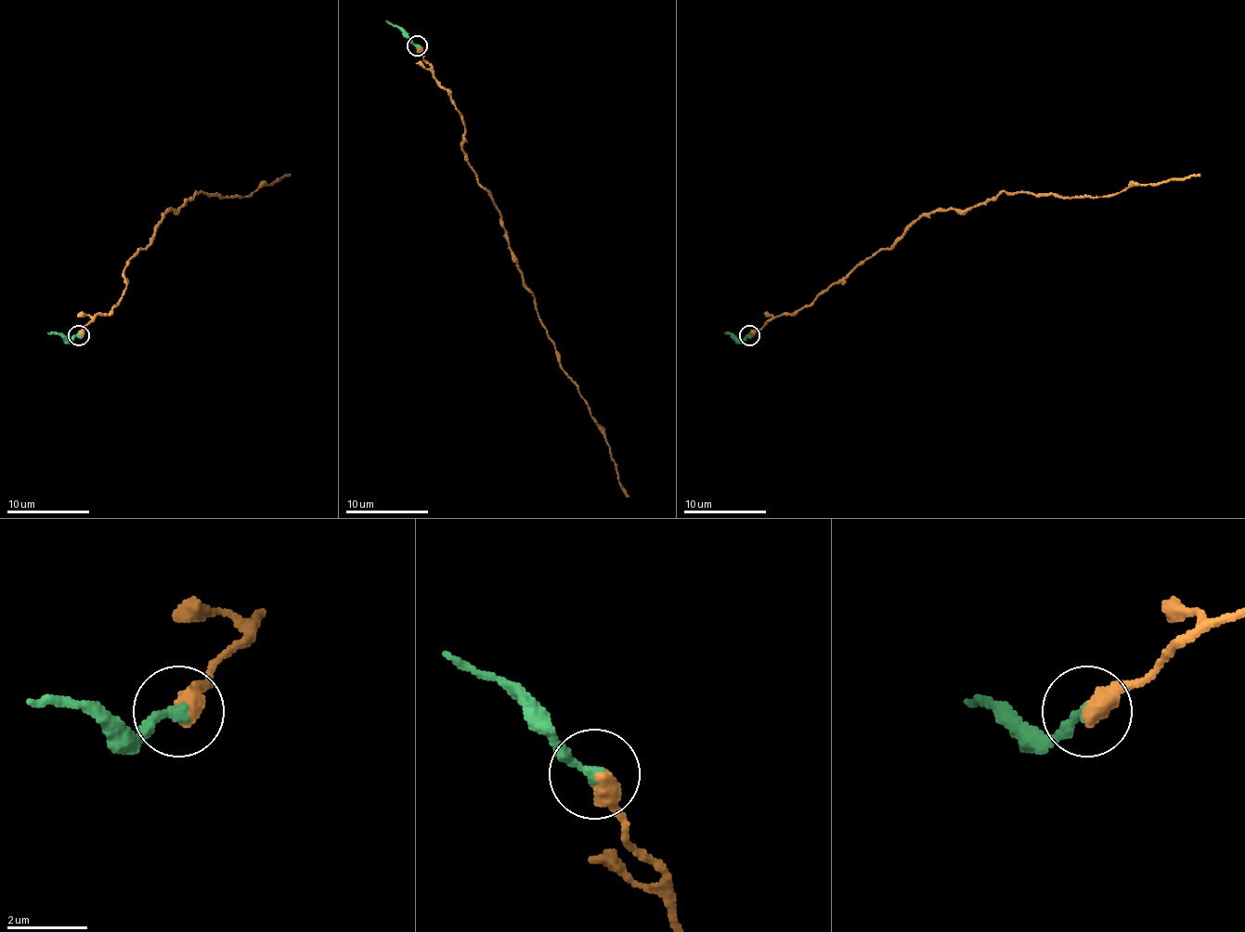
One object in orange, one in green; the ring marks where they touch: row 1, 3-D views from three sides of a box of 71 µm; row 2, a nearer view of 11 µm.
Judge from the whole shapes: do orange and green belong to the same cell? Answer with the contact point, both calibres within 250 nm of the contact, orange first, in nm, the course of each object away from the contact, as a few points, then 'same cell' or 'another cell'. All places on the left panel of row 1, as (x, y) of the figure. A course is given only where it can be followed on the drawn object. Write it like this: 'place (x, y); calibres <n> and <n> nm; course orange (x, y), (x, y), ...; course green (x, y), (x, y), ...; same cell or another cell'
place (79, 335); calibres 500 and 320 nm; course orange (79, 334), (116, 305), (126, 287), (126, 262), (149, 243), (170, 209), (197, 192), (246, 196), (290, 174); course green (79, 334), (67, 341), (60, 334), (48, 334); another cell

